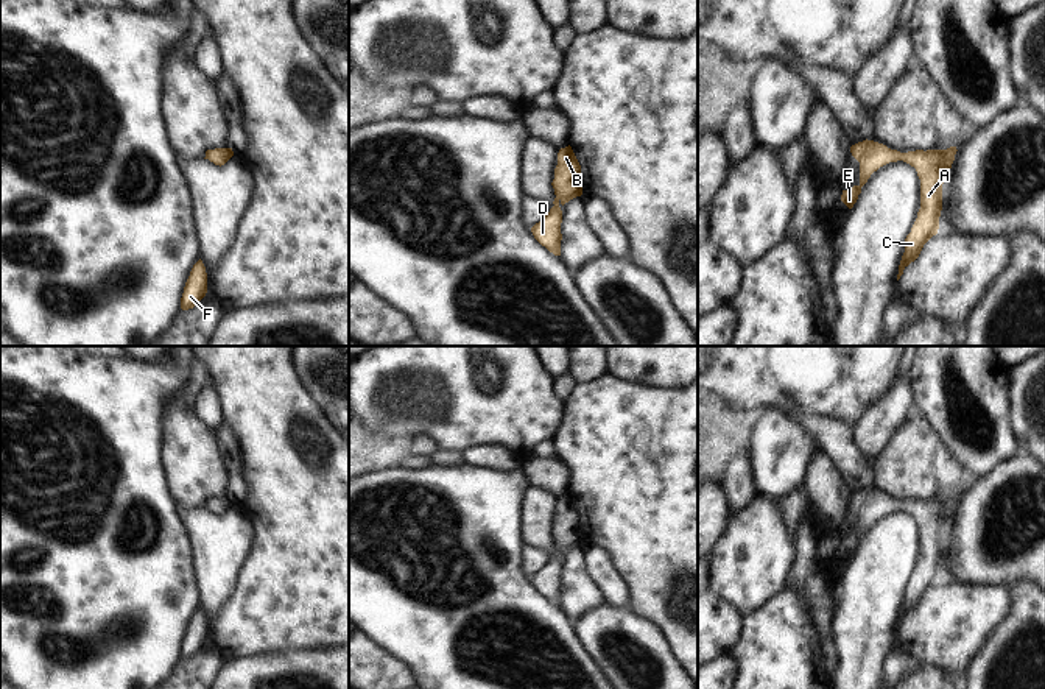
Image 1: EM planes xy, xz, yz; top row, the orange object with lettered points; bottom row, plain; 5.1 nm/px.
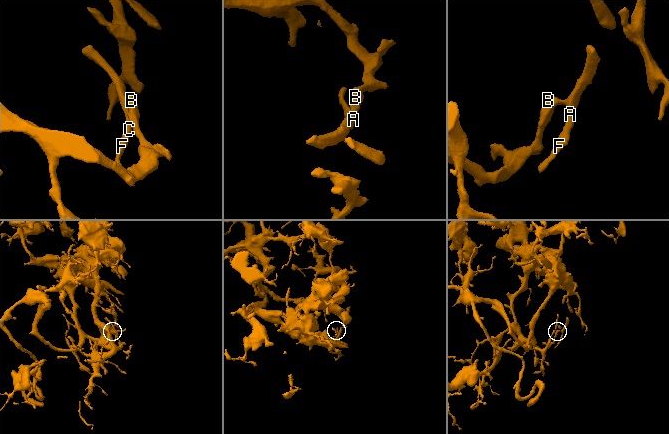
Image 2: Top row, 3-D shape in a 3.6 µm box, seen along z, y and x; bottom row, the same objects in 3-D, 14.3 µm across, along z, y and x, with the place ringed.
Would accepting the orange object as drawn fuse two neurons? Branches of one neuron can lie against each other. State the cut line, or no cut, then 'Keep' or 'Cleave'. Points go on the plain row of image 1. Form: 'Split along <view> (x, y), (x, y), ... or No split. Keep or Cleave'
No split. Keep

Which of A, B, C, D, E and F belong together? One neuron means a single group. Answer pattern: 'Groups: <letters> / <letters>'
Groups: A B C D E F

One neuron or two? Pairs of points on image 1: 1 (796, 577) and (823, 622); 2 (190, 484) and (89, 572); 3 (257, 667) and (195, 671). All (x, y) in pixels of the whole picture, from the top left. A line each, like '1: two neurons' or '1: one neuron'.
1: one neuron
2: two neurons
3: two neurons

